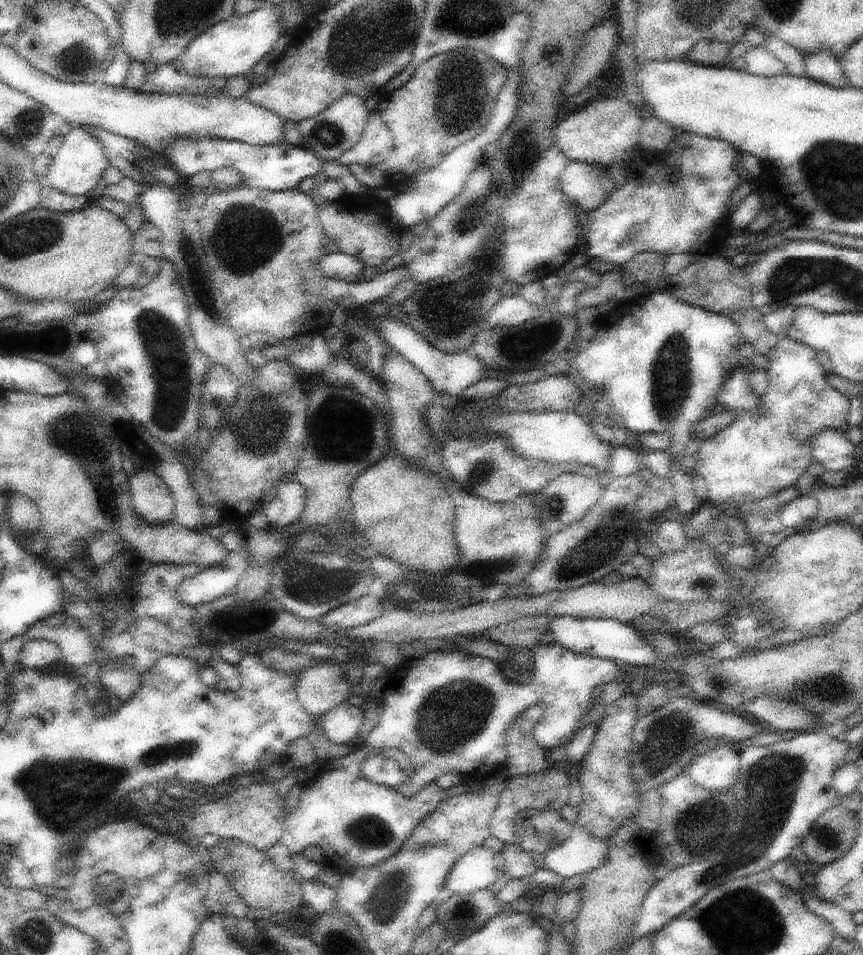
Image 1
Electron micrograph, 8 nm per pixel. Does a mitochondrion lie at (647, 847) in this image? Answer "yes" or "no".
yes

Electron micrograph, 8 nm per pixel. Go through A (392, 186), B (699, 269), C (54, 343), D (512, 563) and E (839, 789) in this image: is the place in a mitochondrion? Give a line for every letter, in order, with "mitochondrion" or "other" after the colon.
A: other
B: other
C: mitochondrion
D: mitochondrion
E: other

